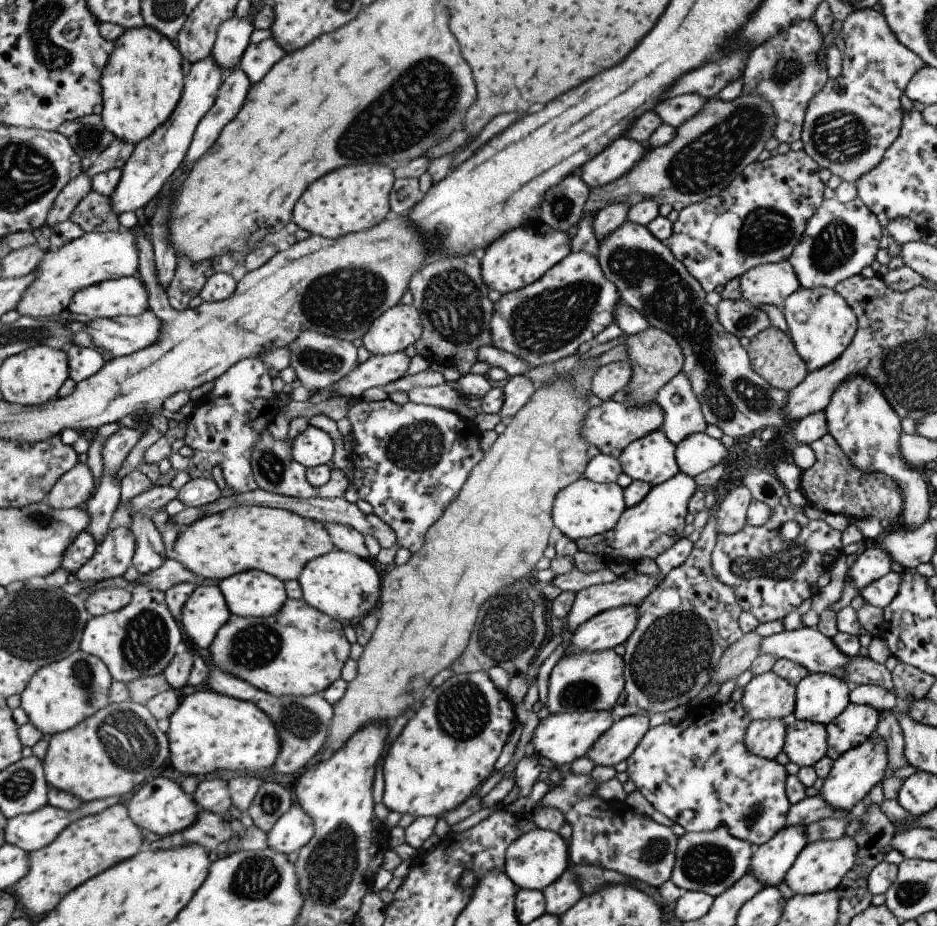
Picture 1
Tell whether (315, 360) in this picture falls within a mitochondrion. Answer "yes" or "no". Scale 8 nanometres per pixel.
yes

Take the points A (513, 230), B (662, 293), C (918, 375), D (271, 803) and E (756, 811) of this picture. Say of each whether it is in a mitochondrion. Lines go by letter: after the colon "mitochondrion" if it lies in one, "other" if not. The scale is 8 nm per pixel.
A: other
B: mitochondrion
C: mitochondrion
D: mitochondrion
E: mitochondrion

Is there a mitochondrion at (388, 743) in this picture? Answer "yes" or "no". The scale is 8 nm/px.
no

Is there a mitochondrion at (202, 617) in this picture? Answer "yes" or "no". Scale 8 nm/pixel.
no

